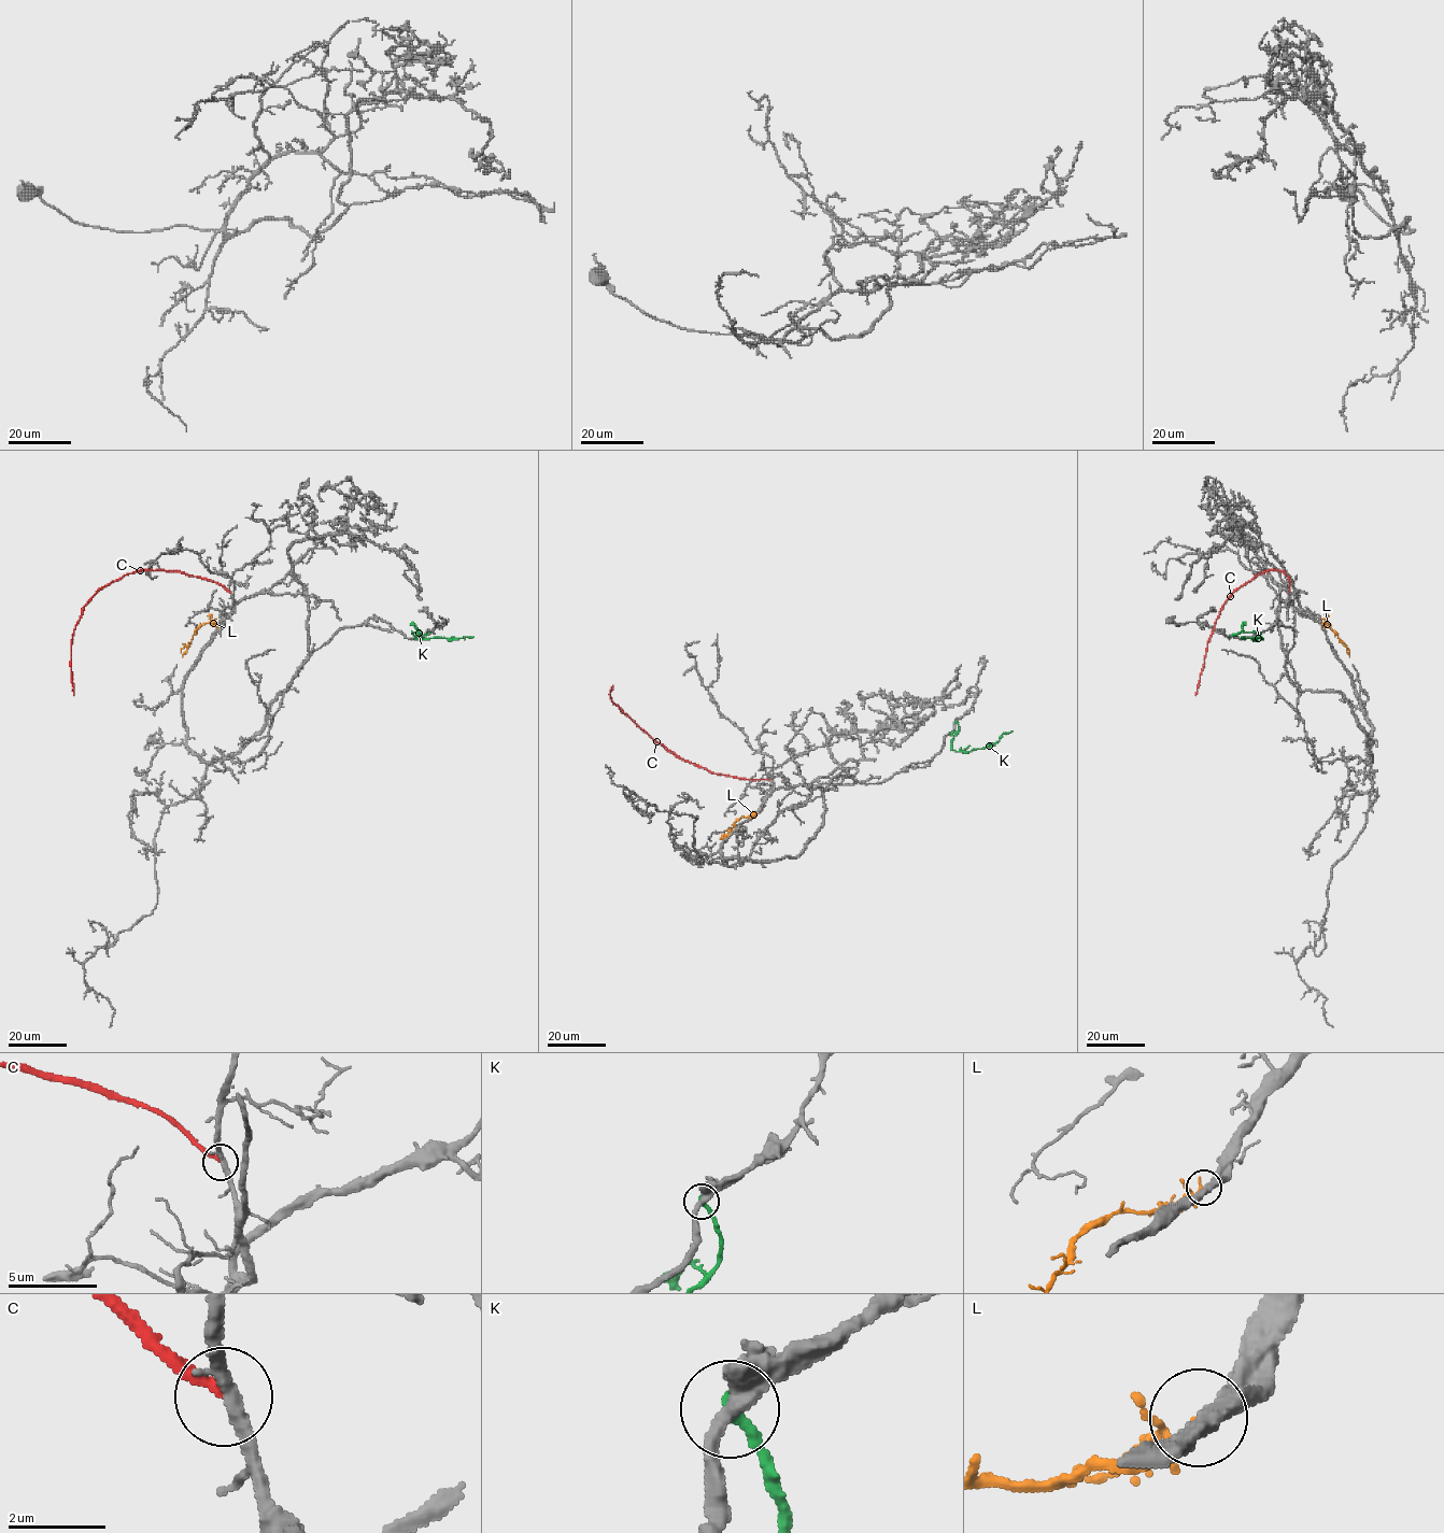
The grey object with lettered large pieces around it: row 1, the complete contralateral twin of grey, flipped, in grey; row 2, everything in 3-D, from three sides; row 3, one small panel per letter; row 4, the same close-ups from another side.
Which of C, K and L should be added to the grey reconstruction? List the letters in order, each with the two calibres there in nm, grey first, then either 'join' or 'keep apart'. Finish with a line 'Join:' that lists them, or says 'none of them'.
C: calibres 280 and 280 nm; keep apart
K: calibres 360 and 280 nm; keep apart
L: calibres 440 and 220 nm; join
Join: L

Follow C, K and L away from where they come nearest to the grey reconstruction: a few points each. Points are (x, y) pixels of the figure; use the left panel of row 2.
C: (229, 592), (203, 579), (159, 570), (126, 573), (102, 586), (84, 607), (72, 637), (70, 671), (74, 695)
K: (416, 635), (419, 632), (412, 632), (416, 639), (472, 637)
L: (217, 627), (200, 625), (182, 656)

